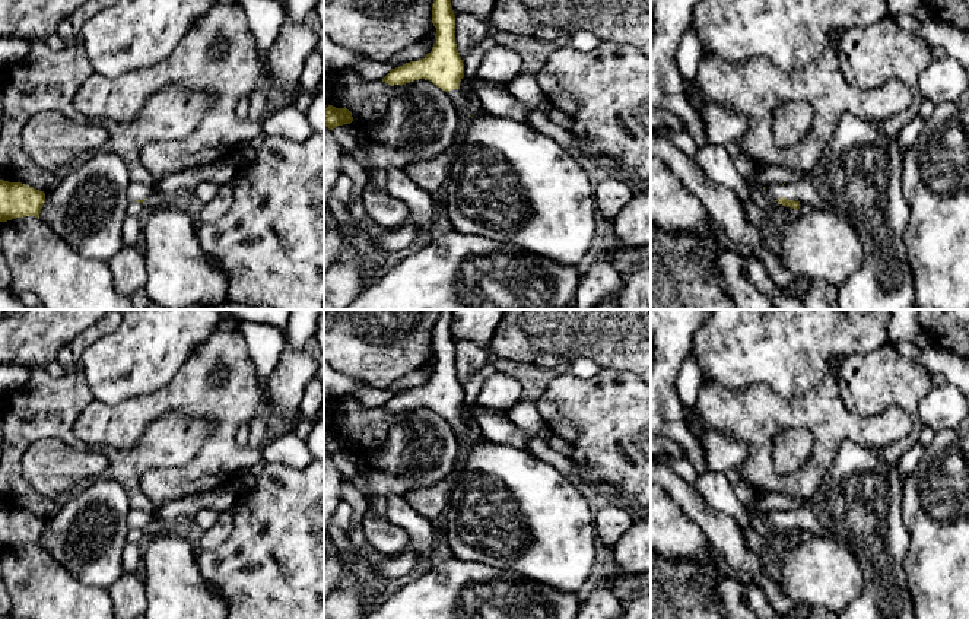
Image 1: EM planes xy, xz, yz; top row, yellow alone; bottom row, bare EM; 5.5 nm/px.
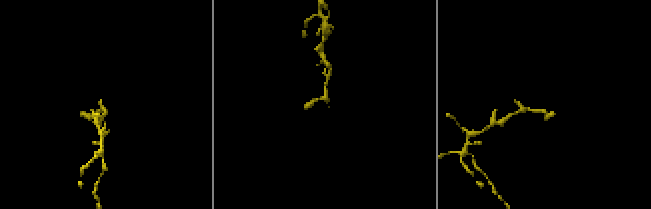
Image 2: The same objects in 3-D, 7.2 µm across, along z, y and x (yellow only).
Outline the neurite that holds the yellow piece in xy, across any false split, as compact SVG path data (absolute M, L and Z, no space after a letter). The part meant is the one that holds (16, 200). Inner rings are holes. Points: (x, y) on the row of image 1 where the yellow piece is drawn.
M0 180L0 222L16 218L39 218L45 203L45 193L22 182Z

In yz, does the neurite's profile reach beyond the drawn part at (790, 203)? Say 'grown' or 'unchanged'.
grown

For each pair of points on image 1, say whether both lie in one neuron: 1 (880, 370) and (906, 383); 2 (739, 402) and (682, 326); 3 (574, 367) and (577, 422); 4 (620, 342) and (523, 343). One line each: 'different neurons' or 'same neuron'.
1: same neuron
2: different neurons
3: different neurons
4: same neuron

